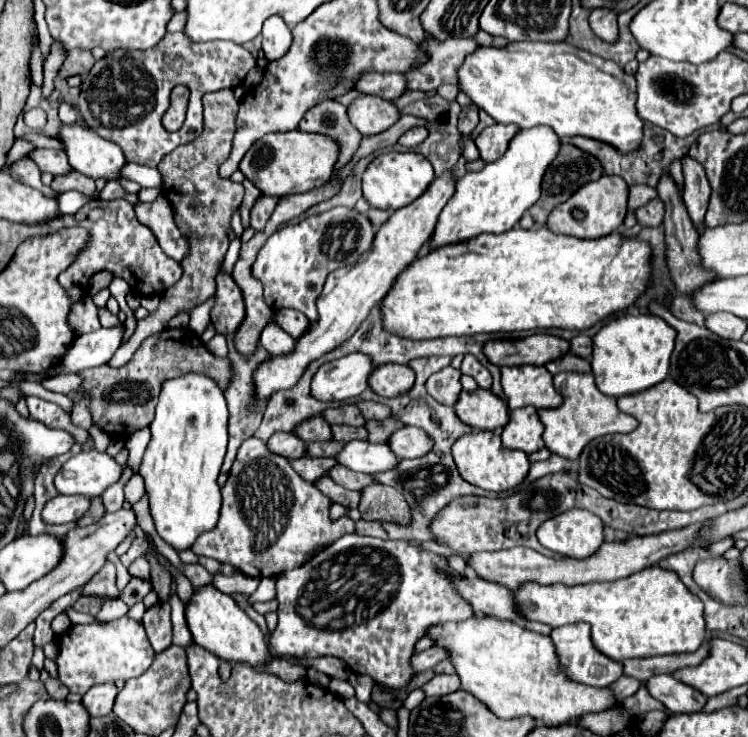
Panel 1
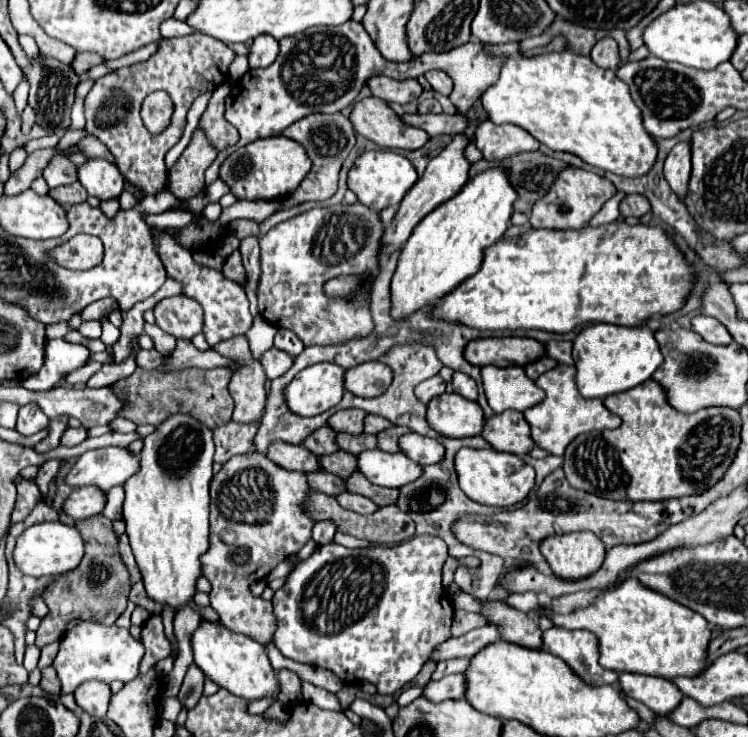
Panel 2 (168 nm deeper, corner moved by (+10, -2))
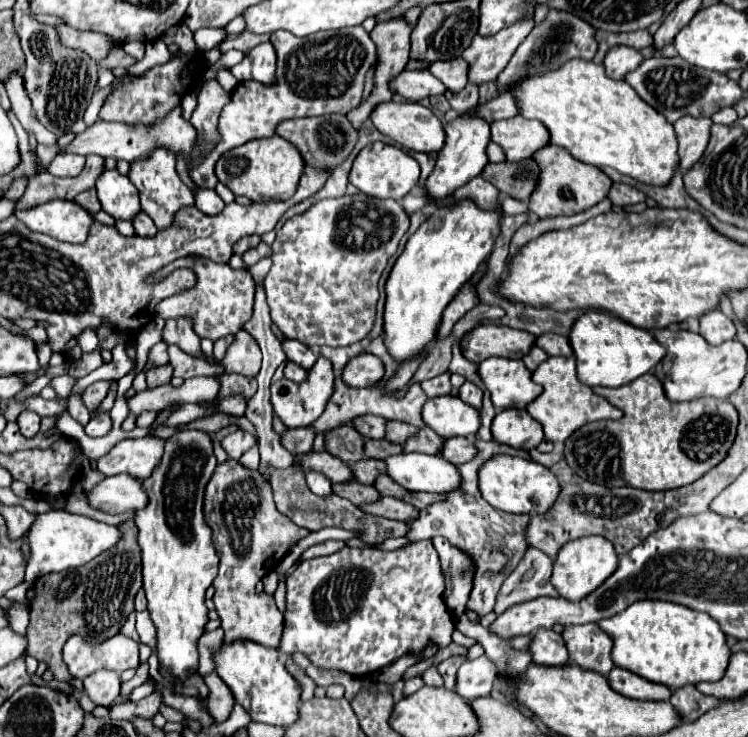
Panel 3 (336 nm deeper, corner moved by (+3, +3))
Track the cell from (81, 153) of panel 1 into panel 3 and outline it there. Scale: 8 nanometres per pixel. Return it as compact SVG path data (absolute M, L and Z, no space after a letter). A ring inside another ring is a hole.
M105 170L97 178L97 194L103 210L115 220L133 220L141 212L137 188L127 176L121 176L117 170Z

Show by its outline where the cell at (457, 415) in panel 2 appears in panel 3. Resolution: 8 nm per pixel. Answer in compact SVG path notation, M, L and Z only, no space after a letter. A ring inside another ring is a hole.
M439 396L429 398L423 406L423 422L437 432L441 438L453 438L453 436L475 436L481 422L479 412L471 408L469 404L461 402L459 396Z

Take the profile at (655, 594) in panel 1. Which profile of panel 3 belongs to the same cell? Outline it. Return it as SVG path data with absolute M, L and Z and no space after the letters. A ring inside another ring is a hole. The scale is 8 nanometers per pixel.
M639 600L635 604L631 604L627 610L623 610L621 614L609 618L609 620L601 620L599 626L613 638L613 662L619 668L625 668L649 682L655 684L663 684L671 690L683 688L687 684L699 684L699 682L717 682L723 678L727 666L729 666L729 658L731 658L731 650L727 646L727 638L721 632L719 624L705 612L697 612L691 608L685 608L681 604L673 604L673 602L661 602L661 600Z

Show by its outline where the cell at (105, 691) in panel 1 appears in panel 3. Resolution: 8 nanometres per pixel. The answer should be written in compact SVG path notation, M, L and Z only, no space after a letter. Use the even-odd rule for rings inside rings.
M97 670L93 674L89 674L85 680L85 692L87 696L95 702L95 704L111 704L117 696L119 696L119 674L117 672L109 672L109 670Z

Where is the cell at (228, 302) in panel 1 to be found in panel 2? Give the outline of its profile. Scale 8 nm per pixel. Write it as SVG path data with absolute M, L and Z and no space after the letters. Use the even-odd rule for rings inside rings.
M152 229L152 239L154 239L154 245L156 245L156 253L162 259L168 275L182 281L184 283L182 293L196 299L202 305L202 309L204 309L204 329L202 329L202 333L204 333L208 345L216 345L216 343L220 343L224 339L230 339L230 337L236 337L236 335L244 335L250 329L252 315L248 311L246 293L240 285L226 279L222 275L222 271L198 265L192 259L192 253L186 247L182 247L172 235L168 235L160 229Z

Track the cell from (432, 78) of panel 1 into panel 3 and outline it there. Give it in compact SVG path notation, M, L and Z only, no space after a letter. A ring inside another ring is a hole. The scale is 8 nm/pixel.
M455 58L455 60L449 60L449 62L433 62L429 66L429 72L433 76L437 76L453 92L465 88L465 84L469 82L467 80L469 64L465 64L463 58Z

